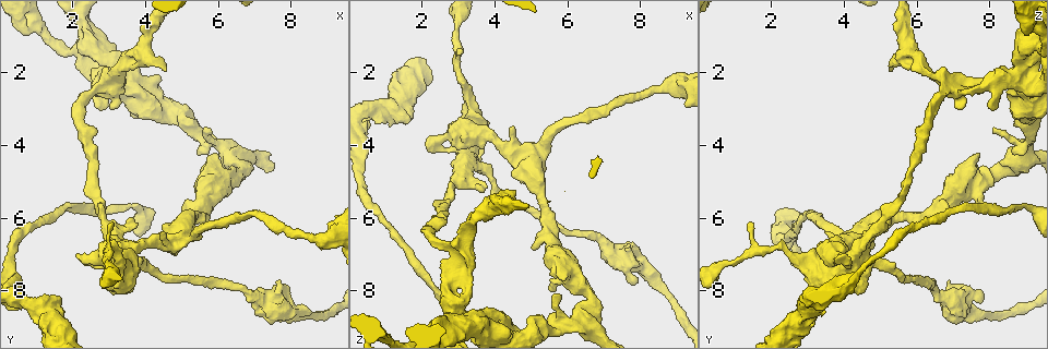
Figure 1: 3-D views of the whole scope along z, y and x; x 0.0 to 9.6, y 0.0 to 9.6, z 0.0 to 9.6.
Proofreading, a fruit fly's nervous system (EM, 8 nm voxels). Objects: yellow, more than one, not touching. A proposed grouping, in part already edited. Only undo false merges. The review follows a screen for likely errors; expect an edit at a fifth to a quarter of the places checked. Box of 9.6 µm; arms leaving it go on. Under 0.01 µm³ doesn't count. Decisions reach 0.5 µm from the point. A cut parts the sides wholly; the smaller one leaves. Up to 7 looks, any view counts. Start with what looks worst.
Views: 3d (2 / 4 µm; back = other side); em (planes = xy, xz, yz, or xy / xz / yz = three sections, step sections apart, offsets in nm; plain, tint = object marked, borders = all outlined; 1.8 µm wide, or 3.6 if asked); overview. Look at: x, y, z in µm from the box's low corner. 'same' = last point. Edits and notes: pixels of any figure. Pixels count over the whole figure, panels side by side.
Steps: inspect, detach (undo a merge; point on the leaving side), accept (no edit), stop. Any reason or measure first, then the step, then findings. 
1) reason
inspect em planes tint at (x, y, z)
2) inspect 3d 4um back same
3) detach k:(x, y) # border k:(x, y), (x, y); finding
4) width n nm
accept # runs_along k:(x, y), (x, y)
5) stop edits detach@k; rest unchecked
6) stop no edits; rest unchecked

looks like a crossing
inspect 3d 4um at (3.00, 2.20, 8.60)

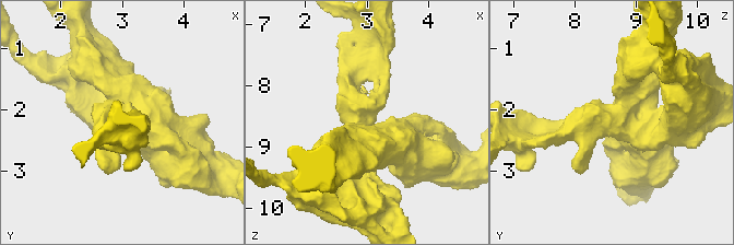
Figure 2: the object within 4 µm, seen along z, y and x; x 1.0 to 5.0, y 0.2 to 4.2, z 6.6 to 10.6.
now the EM
inspect em planes tint at (2.95, 2.20, 8.65)

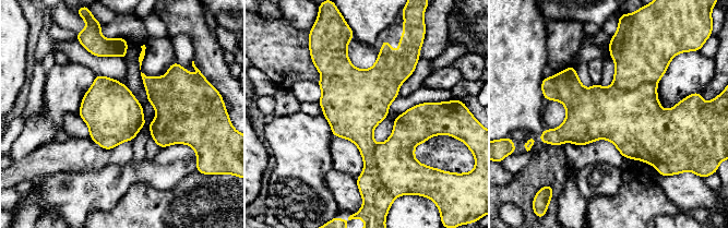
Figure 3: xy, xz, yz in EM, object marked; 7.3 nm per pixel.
width 400 nm
detach 3:(633, 120) # border 3:(655, 81), (632, 88), (613, 83); two cells meet here

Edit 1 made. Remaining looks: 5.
see it whole again
inspect overview

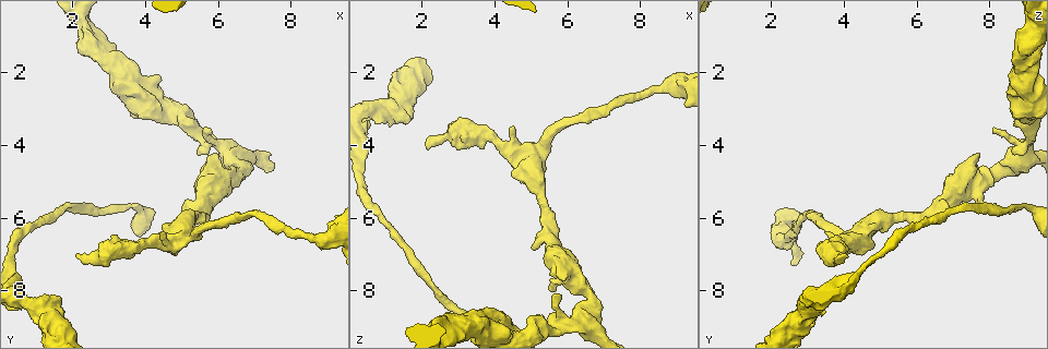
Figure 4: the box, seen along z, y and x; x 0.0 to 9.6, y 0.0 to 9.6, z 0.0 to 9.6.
three arms meet
inspect em planes plain at (0.60, 8.35, 3.15)

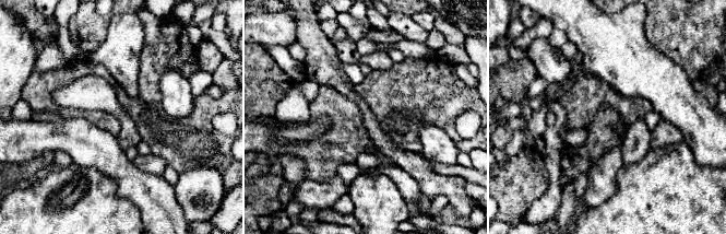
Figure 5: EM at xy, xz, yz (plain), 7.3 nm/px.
inspect em planes tint same

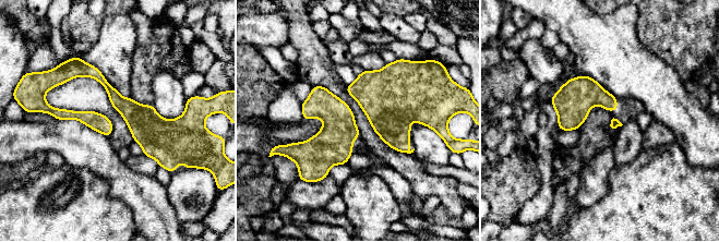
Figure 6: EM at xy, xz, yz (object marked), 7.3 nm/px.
accept # one cell here

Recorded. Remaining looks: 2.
stop edits detach@3; rest unchecked

